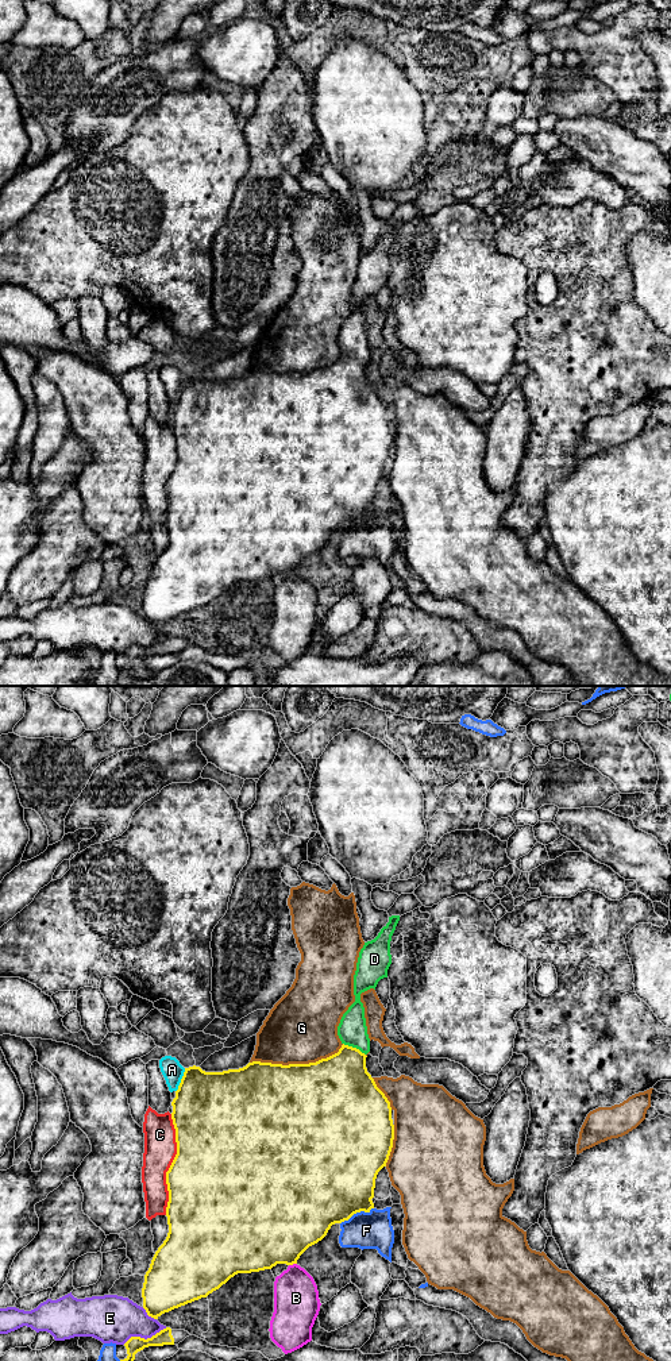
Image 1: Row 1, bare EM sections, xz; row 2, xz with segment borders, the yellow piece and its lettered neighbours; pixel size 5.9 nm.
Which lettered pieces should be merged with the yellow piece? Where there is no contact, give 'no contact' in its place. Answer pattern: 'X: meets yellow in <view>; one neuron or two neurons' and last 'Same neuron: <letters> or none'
A: meets yellow in xz; two neurons
B: meets yellow in xz; two neurons
C: meets yellow in xz; two neurons
D: meets yellow in xz; one neuron
E: meets yellow in xz; two neurons
F: meets yellow in xz; two neurons
G: meets yellow in xz; two neurons
Same neuron: D

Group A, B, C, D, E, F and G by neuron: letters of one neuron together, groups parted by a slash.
A G / B / C / D / E / F

